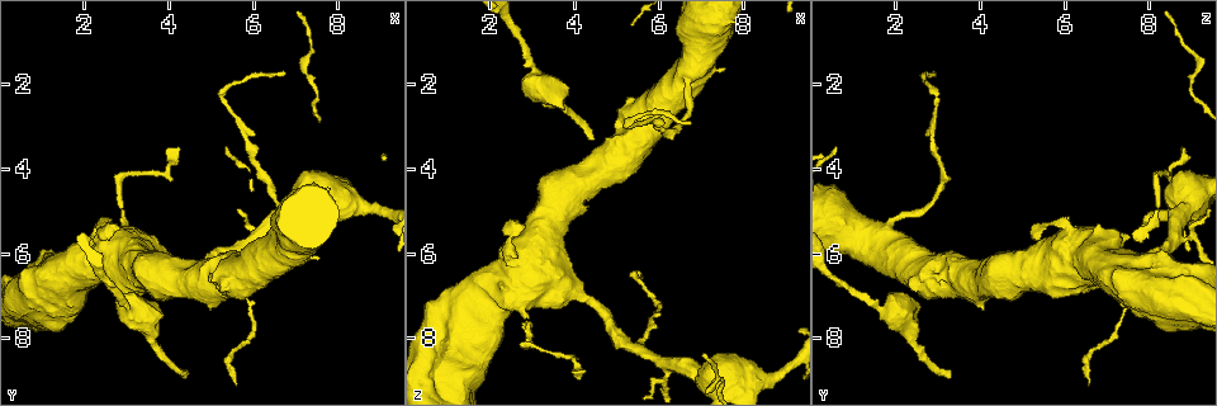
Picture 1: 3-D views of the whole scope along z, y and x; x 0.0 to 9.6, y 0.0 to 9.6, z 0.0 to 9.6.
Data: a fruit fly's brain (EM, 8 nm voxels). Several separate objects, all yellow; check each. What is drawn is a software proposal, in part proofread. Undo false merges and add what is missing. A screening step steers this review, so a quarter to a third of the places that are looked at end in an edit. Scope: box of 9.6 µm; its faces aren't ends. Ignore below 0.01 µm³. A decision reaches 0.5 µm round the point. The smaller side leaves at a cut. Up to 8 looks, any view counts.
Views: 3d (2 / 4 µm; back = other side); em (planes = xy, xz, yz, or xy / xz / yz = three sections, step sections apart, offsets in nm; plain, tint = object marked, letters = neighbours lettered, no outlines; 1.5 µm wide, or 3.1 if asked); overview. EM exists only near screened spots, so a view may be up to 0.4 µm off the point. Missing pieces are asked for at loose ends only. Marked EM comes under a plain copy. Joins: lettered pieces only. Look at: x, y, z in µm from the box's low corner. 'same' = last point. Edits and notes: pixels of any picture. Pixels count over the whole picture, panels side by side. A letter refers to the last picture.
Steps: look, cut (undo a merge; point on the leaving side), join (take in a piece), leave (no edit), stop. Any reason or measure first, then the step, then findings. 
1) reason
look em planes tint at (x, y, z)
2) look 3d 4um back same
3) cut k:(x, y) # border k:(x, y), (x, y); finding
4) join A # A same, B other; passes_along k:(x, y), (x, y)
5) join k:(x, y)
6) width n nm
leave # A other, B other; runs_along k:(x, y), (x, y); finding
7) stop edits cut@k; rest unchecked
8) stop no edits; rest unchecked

look em xy step 8 letters at (3.75, 8.35, 2.65)

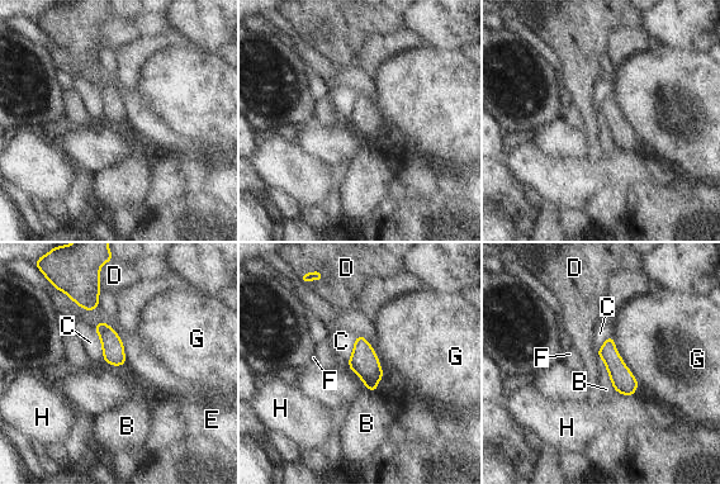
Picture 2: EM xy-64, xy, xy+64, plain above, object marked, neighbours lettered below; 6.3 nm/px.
leave # B other, C other, D other, E other, F other, G other, H other; border 2:(99, 281), (102, 290); one cell here

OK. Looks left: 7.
look em planes letters at (5.50, 8.40, 6.65)

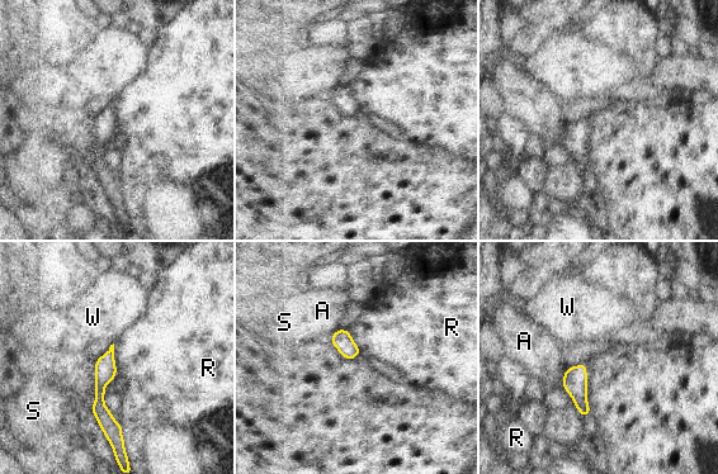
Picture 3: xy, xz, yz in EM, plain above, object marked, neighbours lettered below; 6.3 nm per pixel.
leave # A other, R other, S other, W other; border 3:(113, 344), (117, 374); all the same cell

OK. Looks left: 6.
tapers out
look em xz step 8 tint at (4.25, 3.50, 8.75)

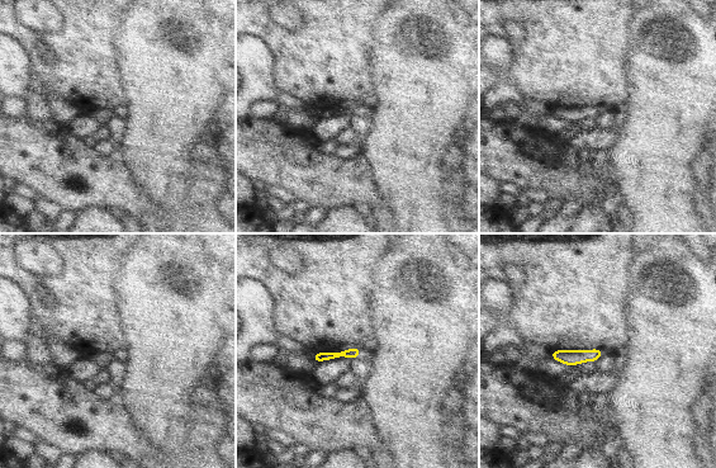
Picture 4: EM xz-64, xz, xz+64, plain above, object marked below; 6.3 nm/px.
cut it another way
look em planes letters same

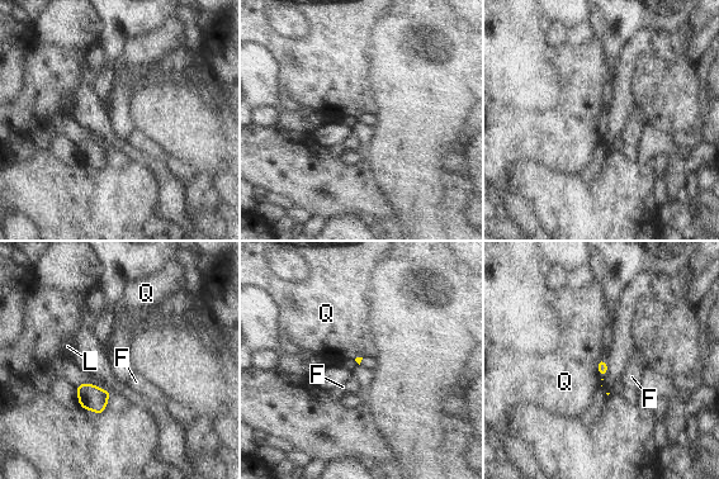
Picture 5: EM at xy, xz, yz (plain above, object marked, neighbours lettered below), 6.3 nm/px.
longest_contact Q 100 nm
leave # F other, L other, Q other; none of them fits

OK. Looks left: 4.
stop no edits; rest unchecked

